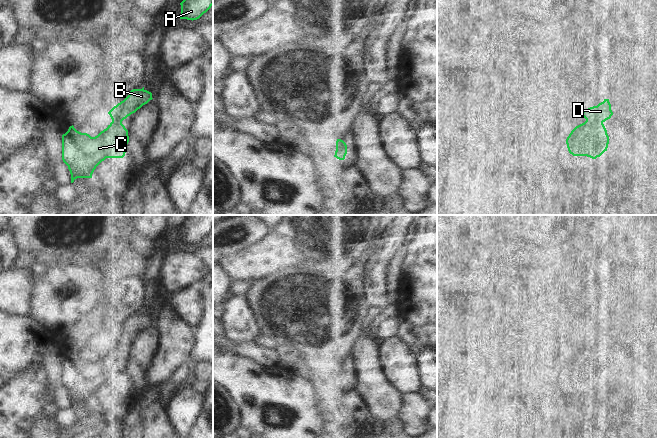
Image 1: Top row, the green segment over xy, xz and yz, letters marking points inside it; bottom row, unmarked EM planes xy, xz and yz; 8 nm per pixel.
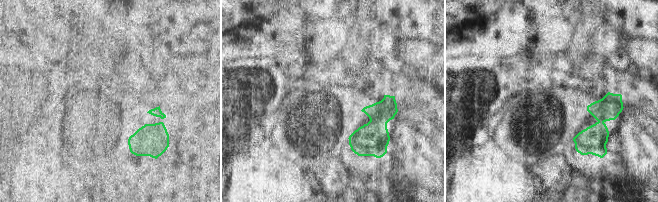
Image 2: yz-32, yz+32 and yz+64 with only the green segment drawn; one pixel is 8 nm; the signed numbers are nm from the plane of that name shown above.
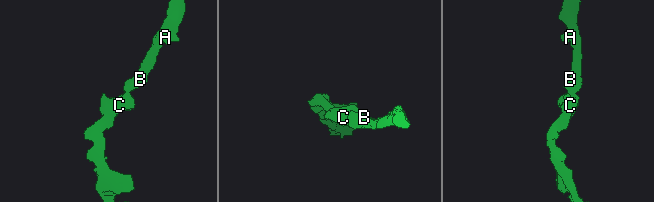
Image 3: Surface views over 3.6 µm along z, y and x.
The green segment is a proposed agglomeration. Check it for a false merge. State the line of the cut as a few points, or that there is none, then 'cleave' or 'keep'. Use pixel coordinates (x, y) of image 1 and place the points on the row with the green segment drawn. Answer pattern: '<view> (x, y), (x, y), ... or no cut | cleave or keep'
no cut | keep

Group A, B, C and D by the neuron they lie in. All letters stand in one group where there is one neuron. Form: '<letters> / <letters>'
A B C D

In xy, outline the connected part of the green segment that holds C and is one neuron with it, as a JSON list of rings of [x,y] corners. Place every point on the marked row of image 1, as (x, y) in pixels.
[[[133,89],[108,114],[112,122],[97,136],[77,131],[70,126],[62,135],[62,160],[68,166],[71,183],[77,178],[92,178],[96,167],[106,158],[123,158],[129,142],[128,130],[122,121],[152,100],[152,93]]]

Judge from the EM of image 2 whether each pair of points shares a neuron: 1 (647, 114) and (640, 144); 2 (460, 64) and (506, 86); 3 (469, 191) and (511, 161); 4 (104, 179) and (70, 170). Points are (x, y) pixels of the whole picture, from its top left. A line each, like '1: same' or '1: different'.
1: same
2: same
3: same
4: different

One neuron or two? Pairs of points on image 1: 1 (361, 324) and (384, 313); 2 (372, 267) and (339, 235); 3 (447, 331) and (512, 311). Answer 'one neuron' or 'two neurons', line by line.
1: one neuron
2: two neurons
3: one neuron

